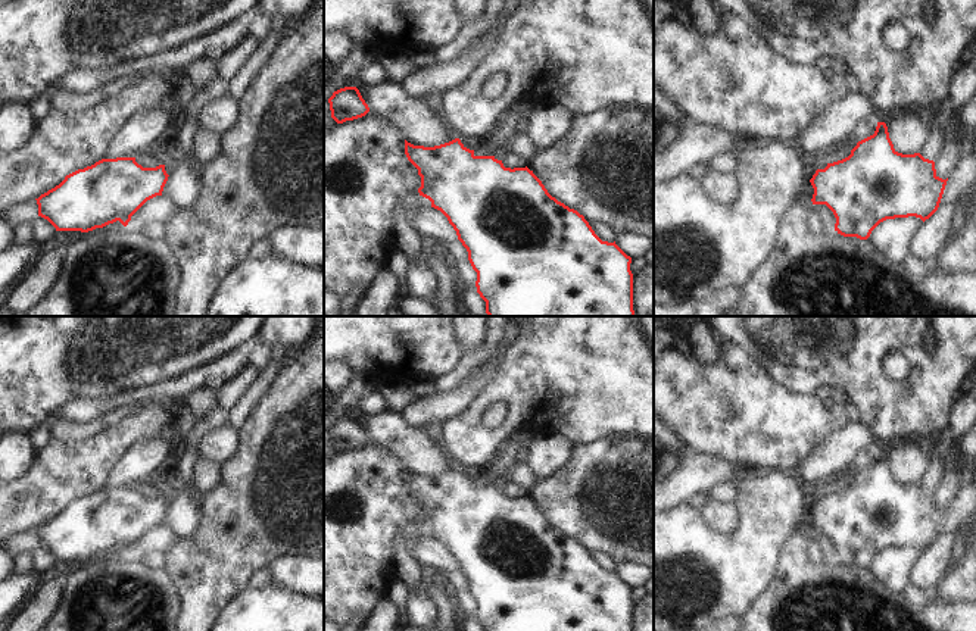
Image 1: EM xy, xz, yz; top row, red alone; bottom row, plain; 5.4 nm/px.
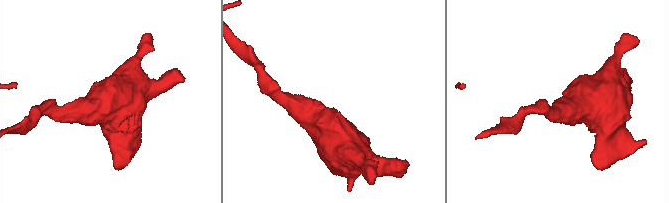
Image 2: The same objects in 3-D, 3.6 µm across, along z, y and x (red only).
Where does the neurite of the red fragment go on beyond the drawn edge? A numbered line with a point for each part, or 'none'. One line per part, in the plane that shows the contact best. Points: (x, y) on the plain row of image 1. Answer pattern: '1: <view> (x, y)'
none

